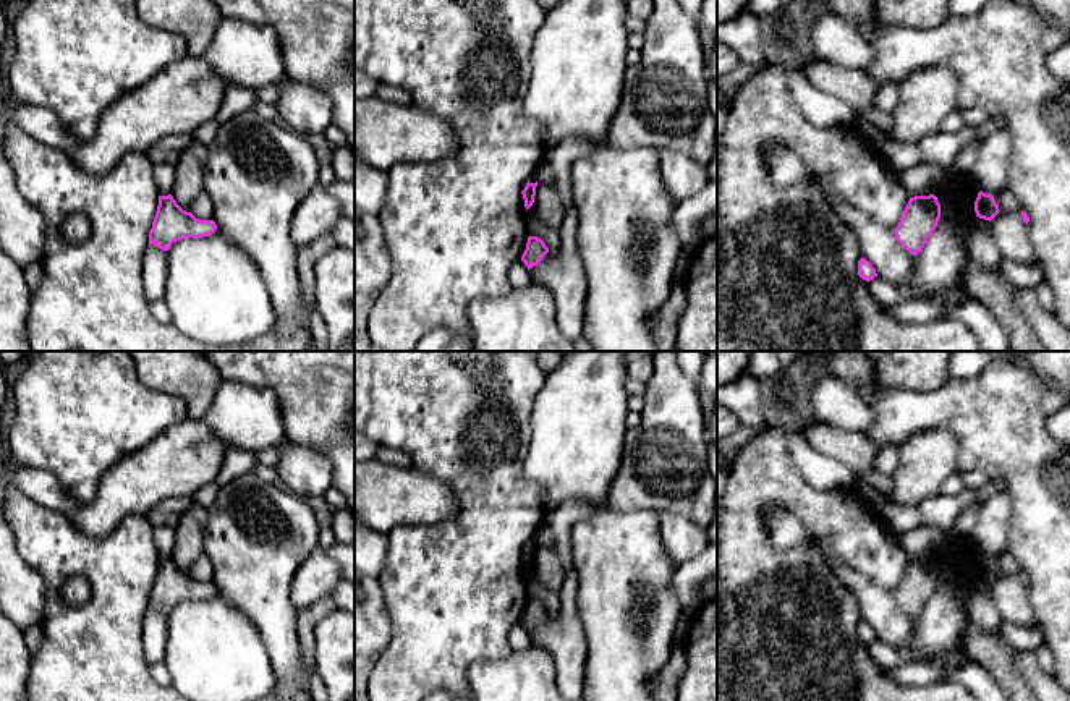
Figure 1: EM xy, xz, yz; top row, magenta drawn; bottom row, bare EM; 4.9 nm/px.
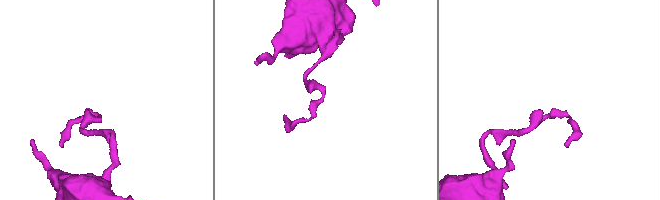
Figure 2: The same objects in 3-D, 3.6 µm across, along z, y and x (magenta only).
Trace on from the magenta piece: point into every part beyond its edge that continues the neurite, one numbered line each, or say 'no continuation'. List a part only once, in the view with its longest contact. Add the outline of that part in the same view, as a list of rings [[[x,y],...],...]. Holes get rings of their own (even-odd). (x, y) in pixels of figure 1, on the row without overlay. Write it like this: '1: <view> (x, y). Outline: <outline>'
no continuation

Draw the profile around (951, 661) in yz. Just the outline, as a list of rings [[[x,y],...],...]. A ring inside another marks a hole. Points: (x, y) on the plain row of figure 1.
[[[950,652],[947,656],[936,656],[932,659],[924,661],[932,665],[940,665],[944,669],[958,669],[962,665],[966,665],[971,662],[971,659],[966,654],[957,654]]]

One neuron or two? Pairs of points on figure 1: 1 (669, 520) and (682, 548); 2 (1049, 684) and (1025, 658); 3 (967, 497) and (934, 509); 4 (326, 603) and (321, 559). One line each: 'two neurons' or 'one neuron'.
1: one neuron
2: one neuron
3: one neuron
4: two neurons

